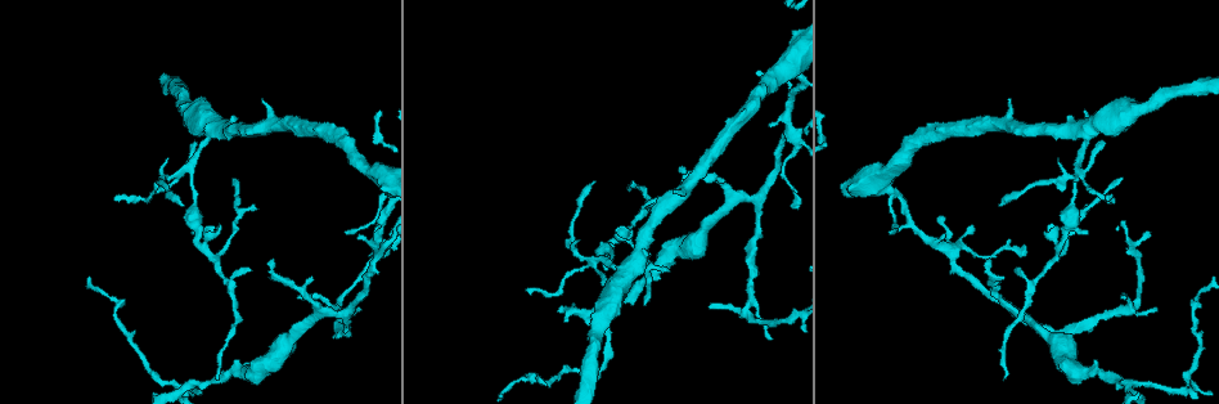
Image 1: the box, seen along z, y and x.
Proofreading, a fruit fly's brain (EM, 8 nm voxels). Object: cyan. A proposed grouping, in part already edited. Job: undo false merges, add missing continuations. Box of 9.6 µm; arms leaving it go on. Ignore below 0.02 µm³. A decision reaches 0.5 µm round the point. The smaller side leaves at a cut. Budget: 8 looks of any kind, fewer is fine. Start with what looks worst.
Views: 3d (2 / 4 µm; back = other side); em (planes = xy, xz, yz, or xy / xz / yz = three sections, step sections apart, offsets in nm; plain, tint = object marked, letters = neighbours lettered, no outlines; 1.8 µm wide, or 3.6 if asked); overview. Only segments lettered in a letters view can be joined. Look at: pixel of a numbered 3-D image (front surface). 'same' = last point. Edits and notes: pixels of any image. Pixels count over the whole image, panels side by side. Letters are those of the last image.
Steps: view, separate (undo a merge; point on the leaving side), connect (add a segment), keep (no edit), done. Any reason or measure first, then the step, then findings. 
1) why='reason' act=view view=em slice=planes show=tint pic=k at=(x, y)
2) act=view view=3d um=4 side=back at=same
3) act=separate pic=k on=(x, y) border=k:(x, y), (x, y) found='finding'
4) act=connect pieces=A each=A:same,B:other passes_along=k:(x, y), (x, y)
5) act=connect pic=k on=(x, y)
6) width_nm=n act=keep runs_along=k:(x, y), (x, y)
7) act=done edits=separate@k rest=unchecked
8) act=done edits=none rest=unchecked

why='thick turns thin' act=view view=em slice=xy step=16 show=tint pic=1 at=(790, 132)

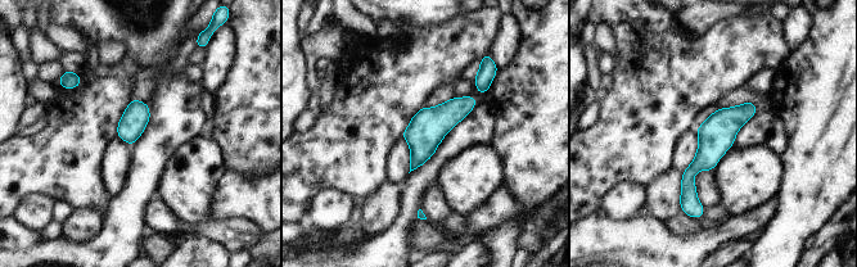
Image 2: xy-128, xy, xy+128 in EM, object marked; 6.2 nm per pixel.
act=view view=em slice=xz step=8 show=tint at=same

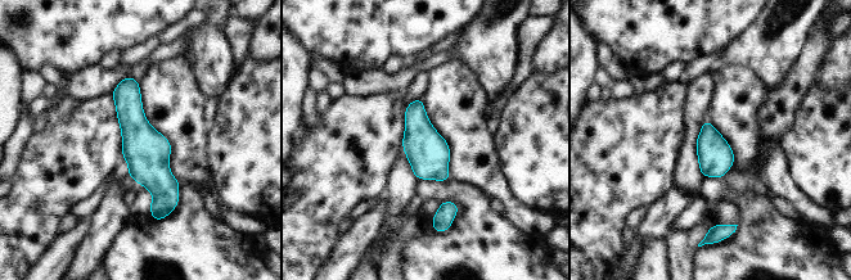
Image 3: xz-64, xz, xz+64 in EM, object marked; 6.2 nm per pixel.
act=view view=em slice=xz step=8 show=letters at=same

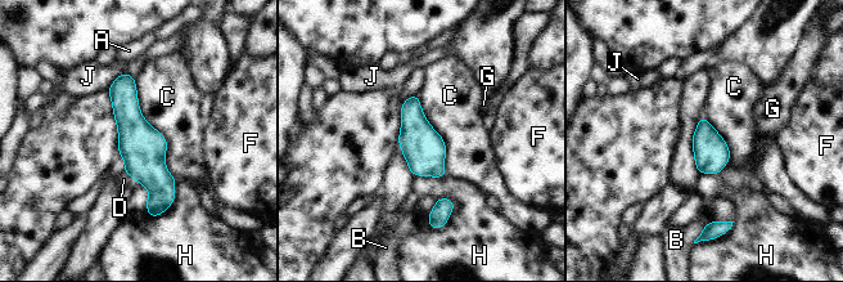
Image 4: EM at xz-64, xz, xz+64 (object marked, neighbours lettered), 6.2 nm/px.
width_nm=220 act=keep each=A:other,B:other,C:other,D:other,F:other,G:other,H:other,J:other border=4:(134, 77), (176, 179) found='one neuron here'

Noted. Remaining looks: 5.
why='narrows sharply' act=view view=3d um=2 pic=1 at=(193, 166)

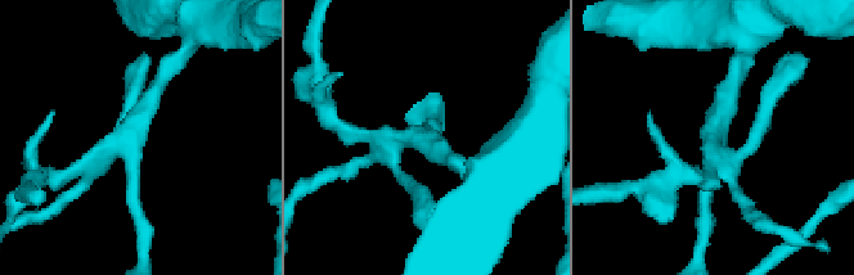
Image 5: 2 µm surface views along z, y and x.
why='now the EM' act=view view=em slice=yz step=8 show=tint pic=5 at=(130, 138)

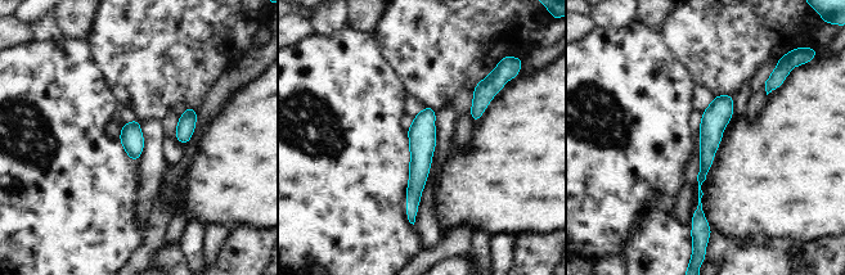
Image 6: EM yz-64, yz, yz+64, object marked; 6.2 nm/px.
act=view view=em slice=planes show=letters at=same

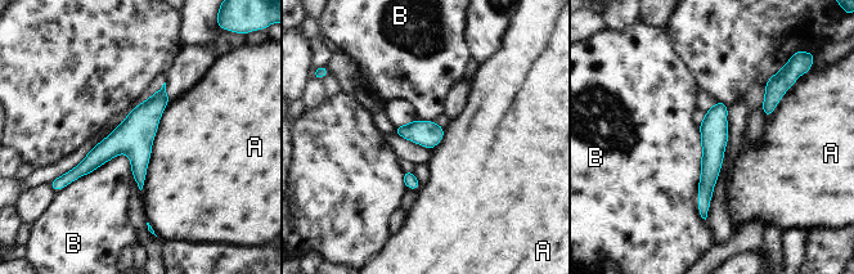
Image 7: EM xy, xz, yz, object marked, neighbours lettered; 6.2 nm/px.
longest_contact=B:600nm act=keep each=A:other,B:other runs_along=7:(162, 91), (120, 140), (72, 174) found='continuous, no second neuron'

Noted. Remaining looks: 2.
why='looks like a crossing' act=view view=em slice=planes show=plain pic=1 at=(345, 310)

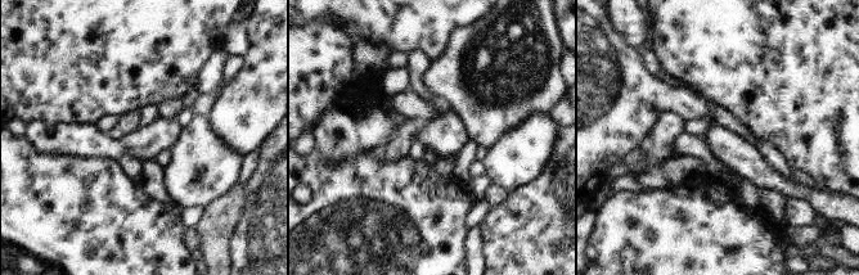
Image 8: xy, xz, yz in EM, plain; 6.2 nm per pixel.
act=view view=em slice=planes show=letters at=same

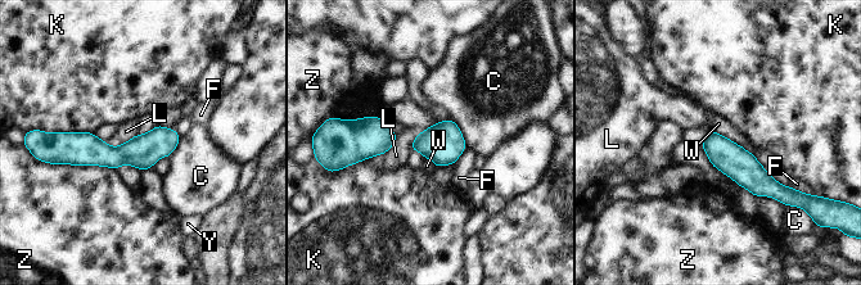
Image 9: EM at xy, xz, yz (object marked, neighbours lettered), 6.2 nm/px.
width_nm=200 act=keep each=C:other,F:other,K:other,L:other,W:other,Y:other,Z:other border=9:(713, 130), (751, 153) found='continuous, no second neuron'

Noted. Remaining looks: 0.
act=done edits=none rest=unchecked

